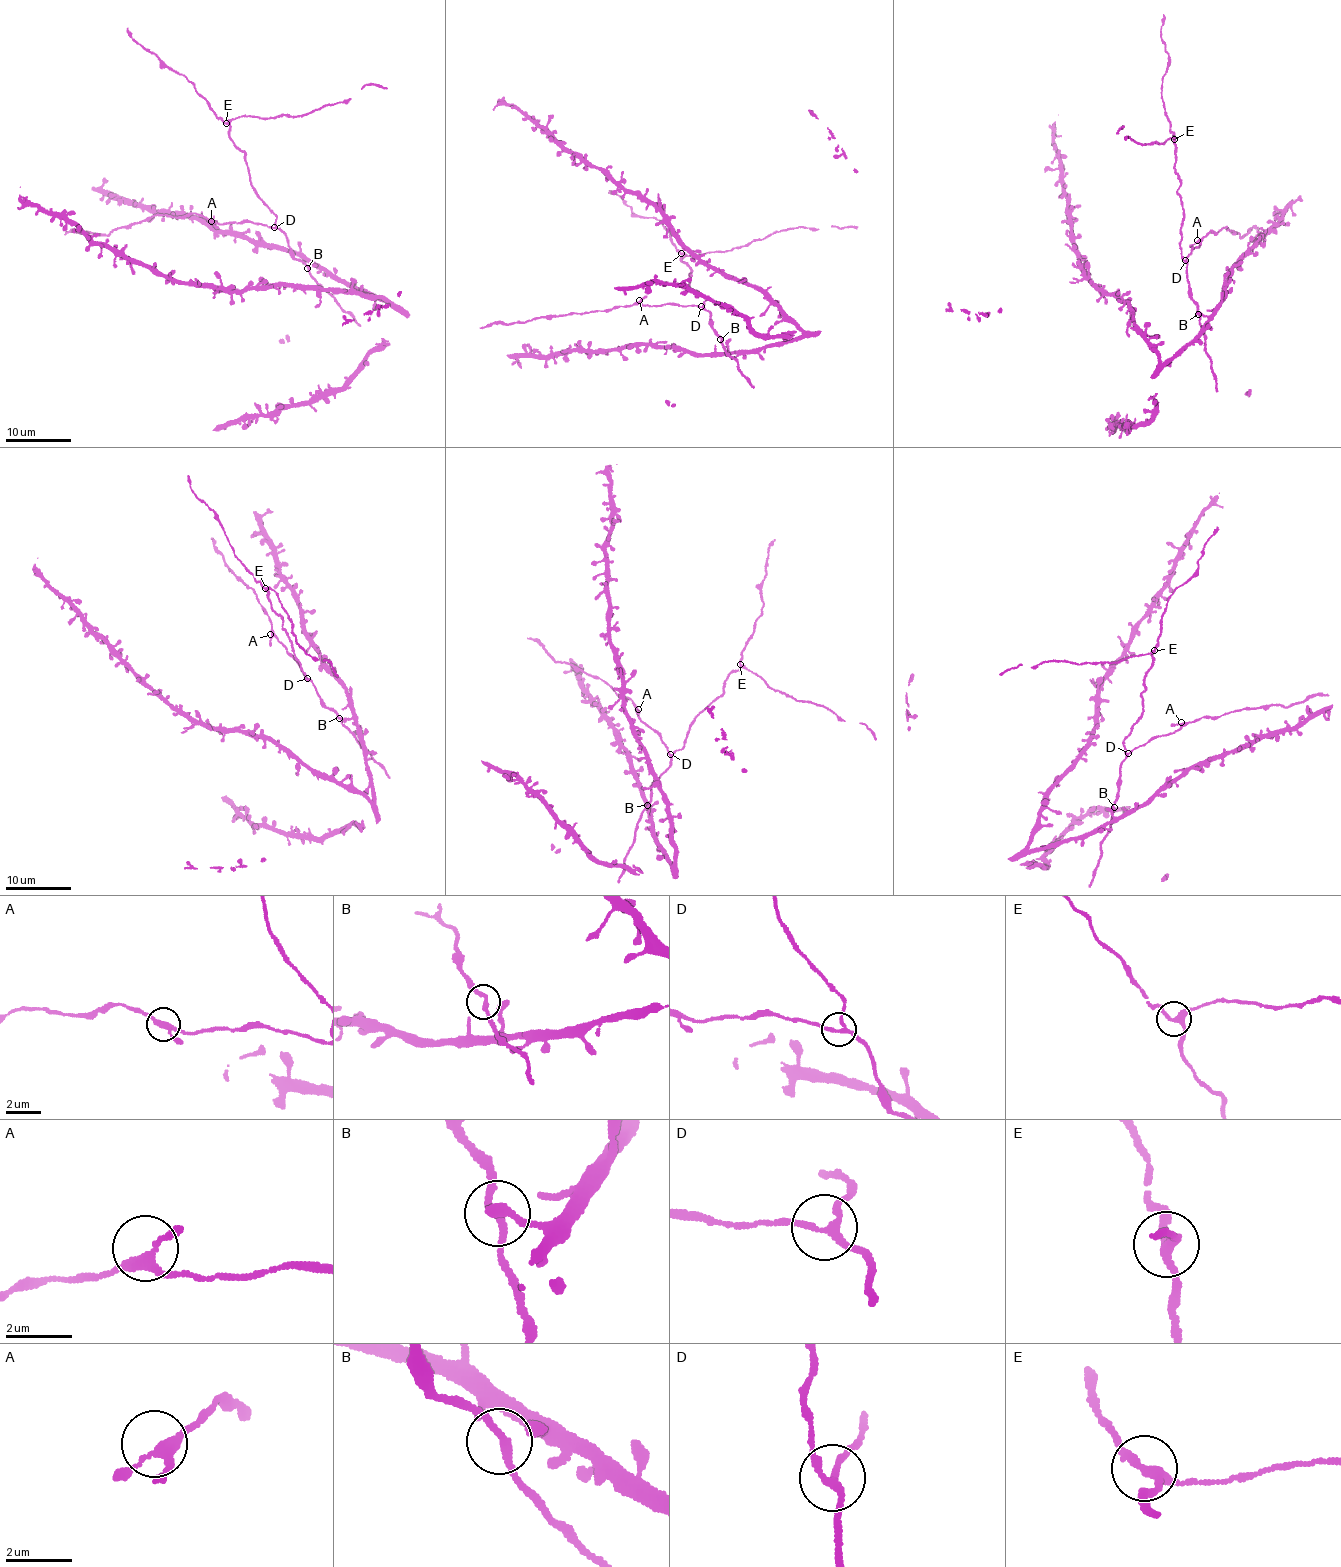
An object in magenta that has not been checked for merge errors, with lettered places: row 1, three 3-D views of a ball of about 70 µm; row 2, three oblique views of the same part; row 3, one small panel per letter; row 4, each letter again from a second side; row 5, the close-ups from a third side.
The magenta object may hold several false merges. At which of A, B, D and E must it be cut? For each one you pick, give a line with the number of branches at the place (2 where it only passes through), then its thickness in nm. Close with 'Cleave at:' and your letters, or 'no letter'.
Cleave at: no letter

